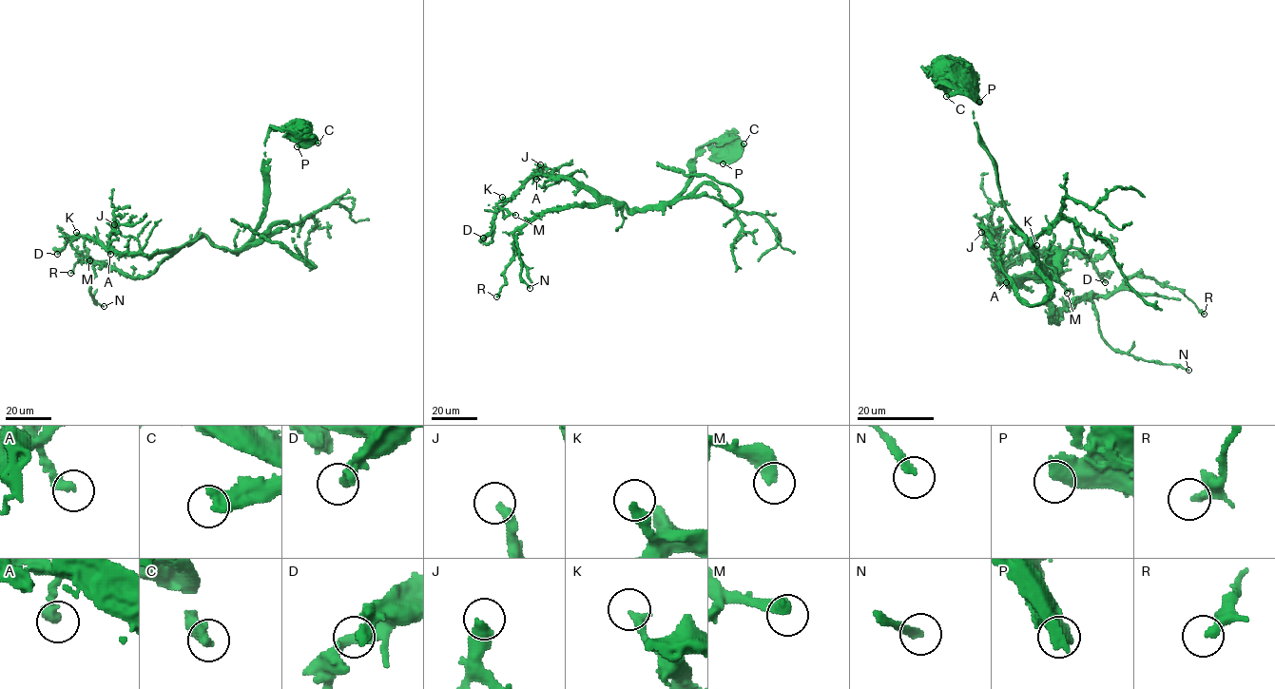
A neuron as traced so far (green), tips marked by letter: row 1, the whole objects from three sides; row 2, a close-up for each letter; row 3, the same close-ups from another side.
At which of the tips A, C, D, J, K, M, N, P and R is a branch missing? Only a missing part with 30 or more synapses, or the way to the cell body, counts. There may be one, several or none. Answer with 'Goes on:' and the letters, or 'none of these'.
Goes on: D

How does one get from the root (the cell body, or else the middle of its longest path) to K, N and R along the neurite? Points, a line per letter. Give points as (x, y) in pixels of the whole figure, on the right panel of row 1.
K: (948, 72), (972, 78), (974, 123), (1004, 209), (1048, 277), (1057, 249), (1029, 279), (1000, 278), (1036, 245)
N: (948, 72), (972, 78), (1004, 209), (1048, 277), (1057, 249), (1051, 318), (1089, 299), (1110, 347), (1188, 370)
R: (948, 72), (972, 78), (1004, 209), (1048, 277), (1057, 249), (1041, 264), (1052, 320), (1134, 277), (1204, 314)

